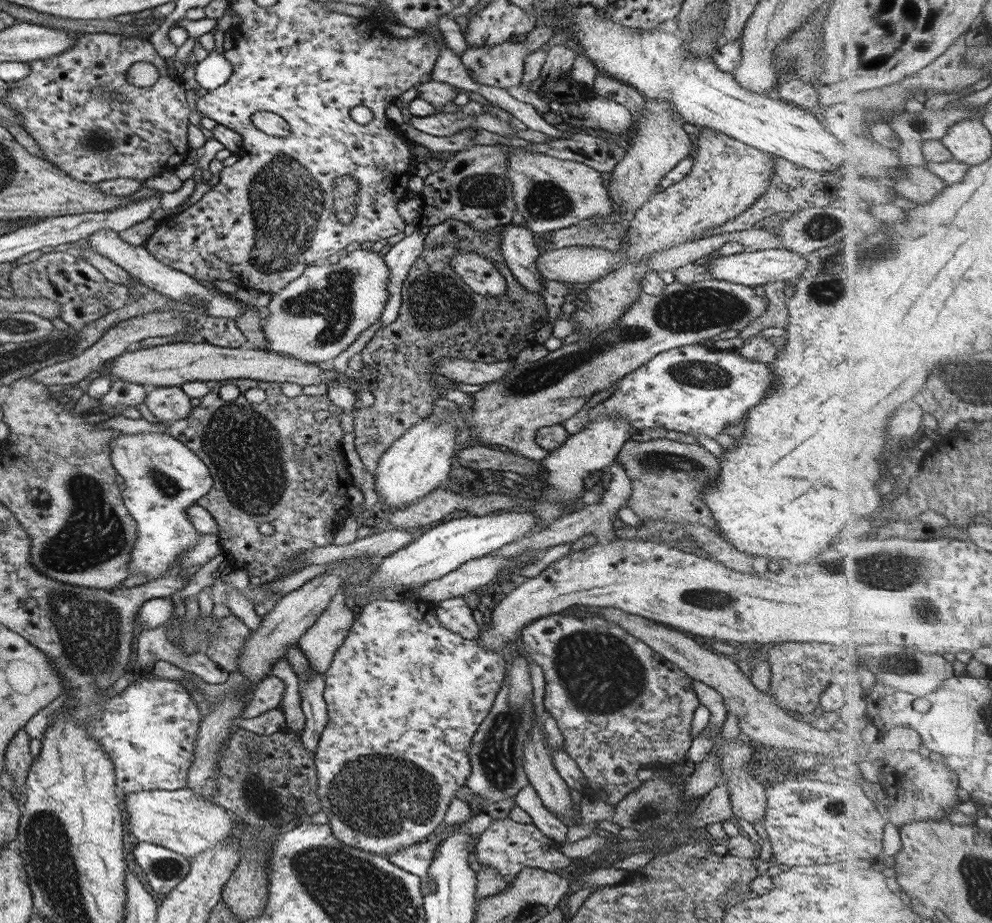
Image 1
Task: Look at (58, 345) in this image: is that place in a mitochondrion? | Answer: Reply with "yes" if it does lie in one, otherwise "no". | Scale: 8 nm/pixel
yes

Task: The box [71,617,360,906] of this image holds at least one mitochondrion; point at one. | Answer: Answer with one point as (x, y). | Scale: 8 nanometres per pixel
(260, 800)

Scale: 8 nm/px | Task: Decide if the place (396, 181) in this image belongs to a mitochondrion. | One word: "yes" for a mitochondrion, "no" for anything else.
no

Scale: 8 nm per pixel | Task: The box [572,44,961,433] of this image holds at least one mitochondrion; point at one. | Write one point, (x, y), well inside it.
(700, 374)

